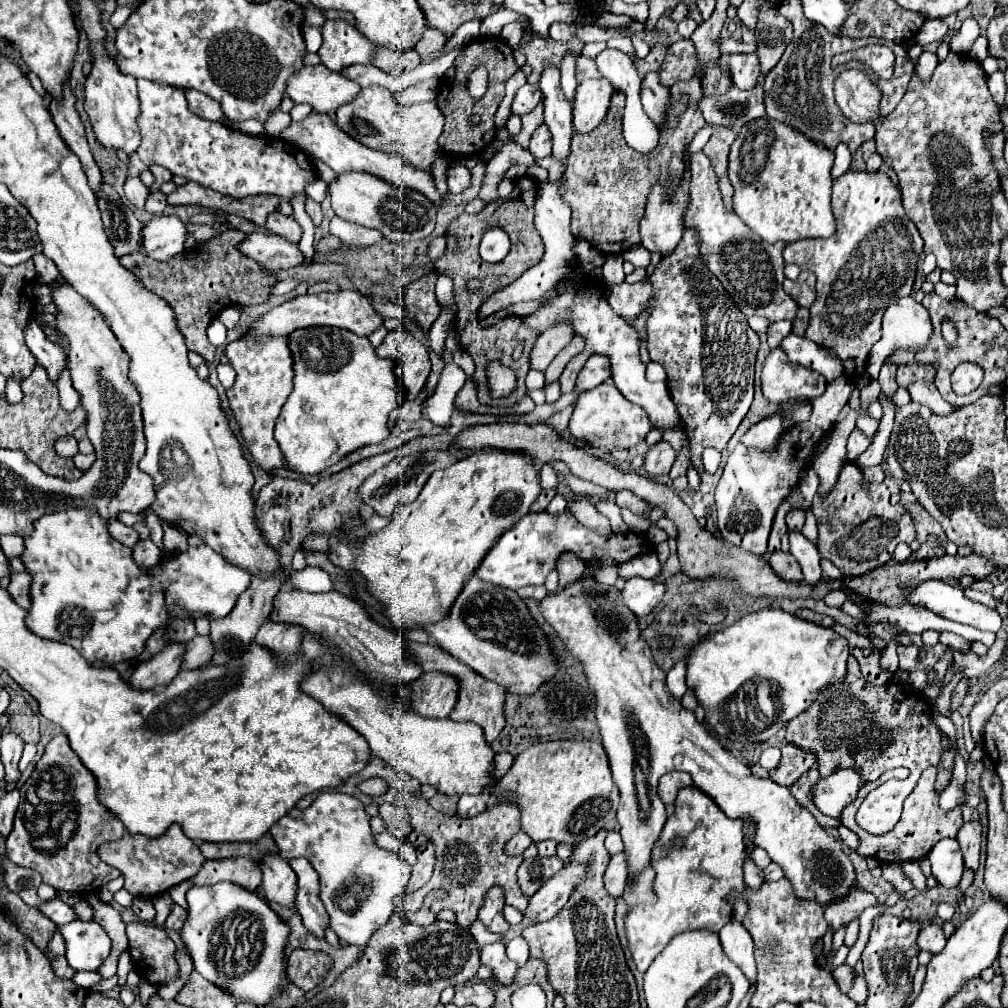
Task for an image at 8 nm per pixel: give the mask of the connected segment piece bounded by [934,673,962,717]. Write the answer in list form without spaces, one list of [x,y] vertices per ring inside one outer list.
[[[957,673],[954,674],[951,681],[945,686],[943,689],[943,692],[938,696],[936,703],[935,703],[935,709],[938,710],[942,715],[946,717],[951,716],[951,712],[949,712],[950,702],[951,702],[951,695],[952,691],[955,688],[955,685],[962,679],[962,674]]]

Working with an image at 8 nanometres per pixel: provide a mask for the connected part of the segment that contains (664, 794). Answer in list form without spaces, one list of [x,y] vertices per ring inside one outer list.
[[[667,772],[665,776],[661,776],[659,786],[657,786],[657,796],[663,800],[665,806],[671,806],[675,802],[677,790],[683,786],[691,786],[693,780],[687,772]]]

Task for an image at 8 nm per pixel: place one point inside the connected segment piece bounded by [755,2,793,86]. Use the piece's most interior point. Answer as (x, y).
(773, 33)

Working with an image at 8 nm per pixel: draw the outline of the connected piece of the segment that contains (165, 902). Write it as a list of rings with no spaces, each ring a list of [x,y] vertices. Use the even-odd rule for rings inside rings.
[[[165,892],[153,899],[156,910],[154,924],[151,922],[129,922],[127,924],[127,938],[129,938],[129,954],[133,958],[135,972],[147,980],[153,986],[163,986],[179,978],[179,966],[173,958],[175,954],[175,942],[167,936],[163,925],[171,912],[173,901],[168,892]],[[157,925],[157,926],[155,926]]]

